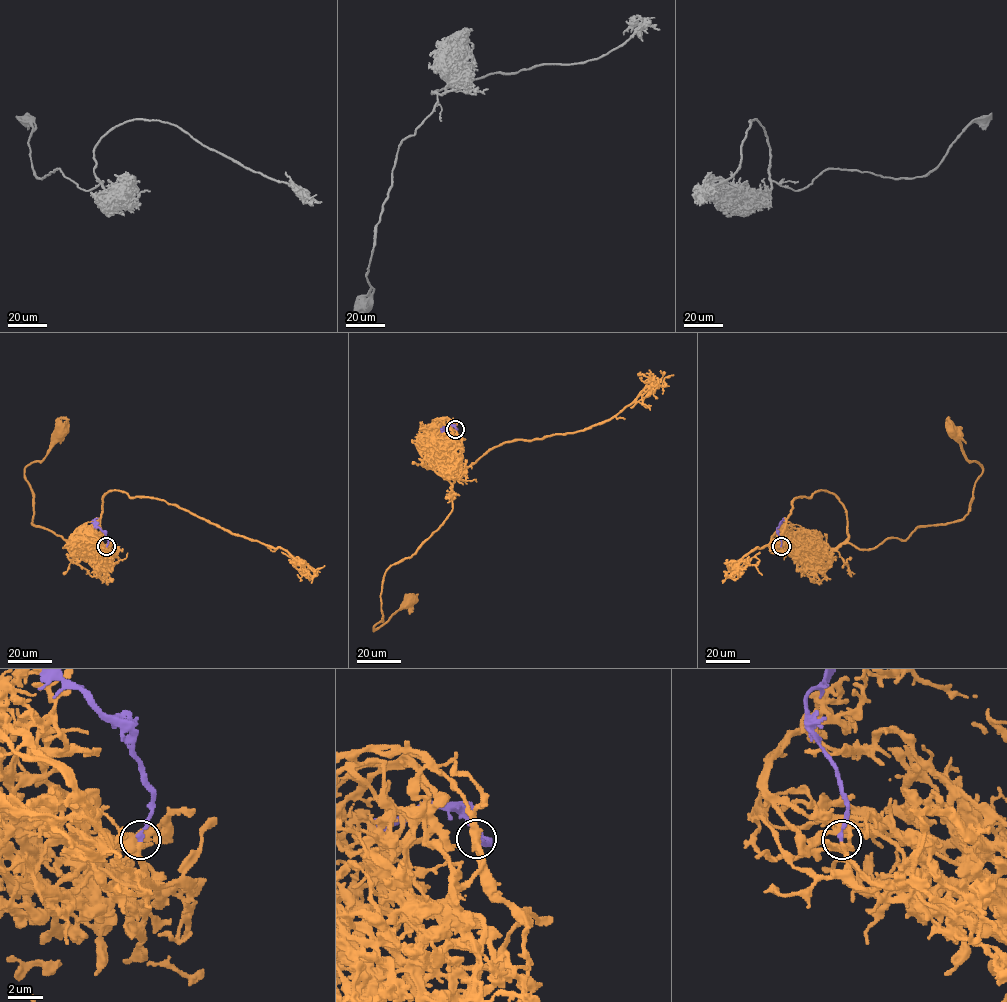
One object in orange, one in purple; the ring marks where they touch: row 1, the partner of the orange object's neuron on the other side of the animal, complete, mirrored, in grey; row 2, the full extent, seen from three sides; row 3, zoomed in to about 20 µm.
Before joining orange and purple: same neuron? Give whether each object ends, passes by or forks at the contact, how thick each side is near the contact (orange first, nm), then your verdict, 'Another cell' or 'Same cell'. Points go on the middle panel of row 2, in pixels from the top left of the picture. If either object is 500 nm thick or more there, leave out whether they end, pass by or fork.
At the ring orange passes by. At the ring purple ends. Thickness 180 nm (orange) against 240 nm. Same cell

